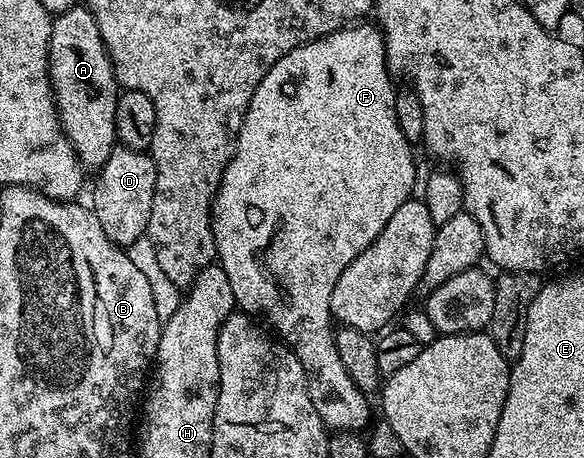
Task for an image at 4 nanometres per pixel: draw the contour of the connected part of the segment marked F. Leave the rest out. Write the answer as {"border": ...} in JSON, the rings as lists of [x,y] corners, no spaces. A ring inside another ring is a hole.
{"border":[[[360,21],[342,28],[341,31],[332,31],[329,35],[321,35],[319,39],[298,45],[298,49],[290,49],[290,53],[283,55],[270,69],[270,73],[262,77],[258,89],[254,89],[254,97],[250,97],[242,129],[236,138],[236,148],[222,173],[220,188],[212,203],[212,236],[216,242],[216,259],[230,280],[230,289],[234,289],[236,307],[241,312],[259,317],[287,346],[292,348],[294,357],[298,357],[305,375],[308,376],[310,401],[314,401],[314,409],[318,409],[318,417],[323,421],[325,428],[333,432],[363,432],[373,416],[371,417],[372,411],[368,408],[369,396],[360,391],[358,385],[354,385],[350,373],[346,373],[346,365],[342,365],[342,357],[336,348],[330,293],[334,293],[334,285],[338,285],[338,277],[342,277],[346,265],[350,265],[350,261],[354,261],[354,257],[365,251],[374,241],[374,237],[378,237],[378,233],[386,229],[386,221],[390,221],[390,217],[394,217],[394,212],[398,210],[398,205],[405,203],[413,194],[412,186],[416,183],[416,163],[412,160],[414,147],[402,135],[395,119],[397,88],[392,87],[394,79],[388,70],[384,36],[379,26],[369,23]]]}

